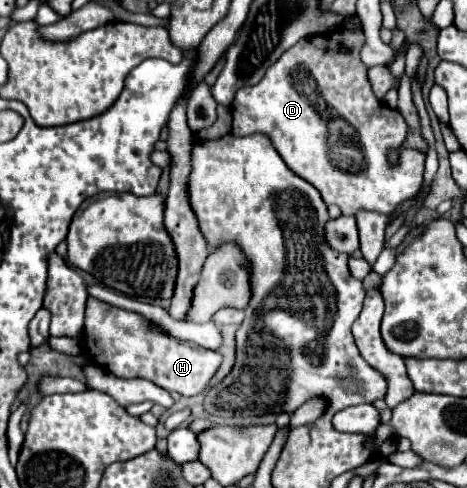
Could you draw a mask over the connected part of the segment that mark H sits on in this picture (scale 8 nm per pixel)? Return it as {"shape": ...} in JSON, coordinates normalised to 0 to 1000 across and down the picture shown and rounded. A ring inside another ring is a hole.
{"shape":[[[191,611],[182,623],[178,689],[199,705],[182,709],[191,738],[208,742],[221,758],[233,758],[251,775],[315,775],[358,803],[383,803],[388,811],[426,807],[473,746],[473,725],[460,717],[349,684],[306,648],[233,627],[208,611]]]}

